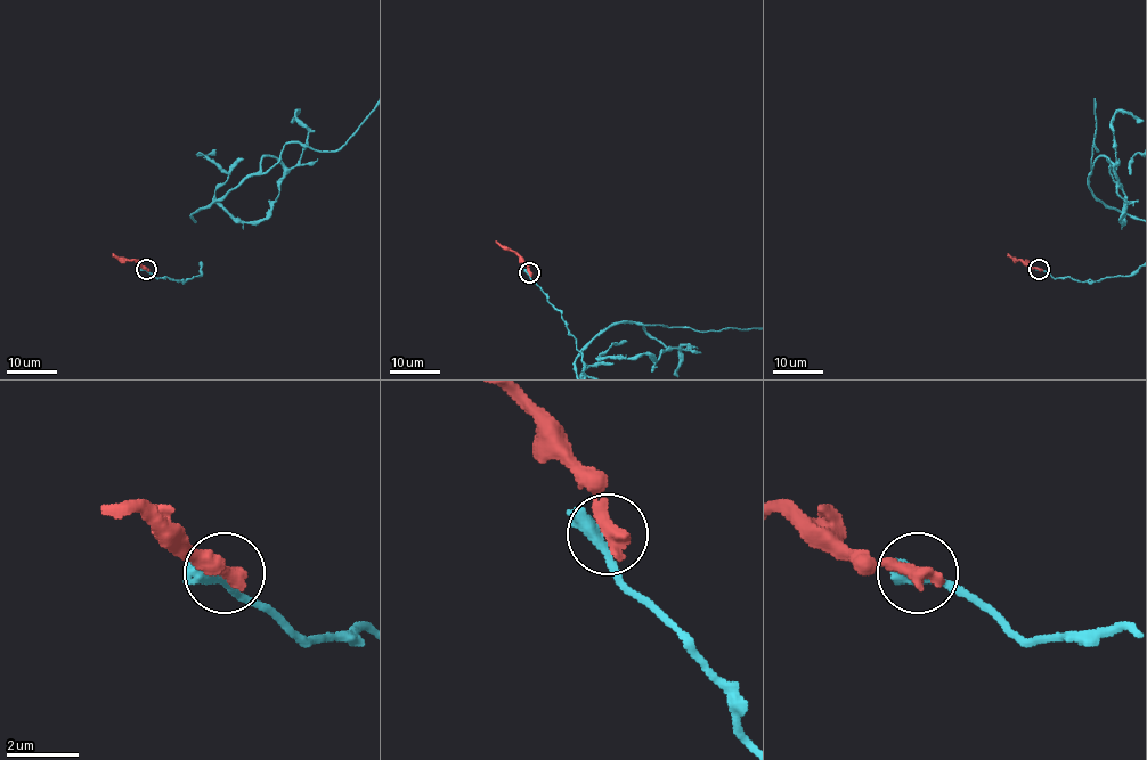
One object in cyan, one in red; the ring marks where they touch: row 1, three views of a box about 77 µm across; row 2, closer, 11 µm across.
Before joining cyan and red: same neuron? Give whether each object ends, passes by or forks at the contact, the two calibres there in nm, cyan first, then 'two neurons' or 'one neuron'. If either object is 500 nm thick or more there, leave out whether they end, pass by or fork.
500/500 nm | two neurons

